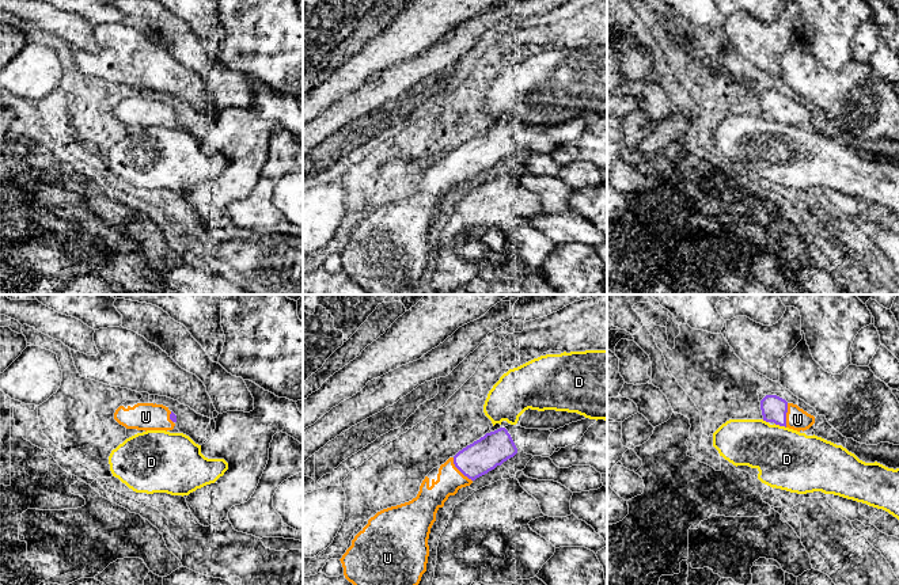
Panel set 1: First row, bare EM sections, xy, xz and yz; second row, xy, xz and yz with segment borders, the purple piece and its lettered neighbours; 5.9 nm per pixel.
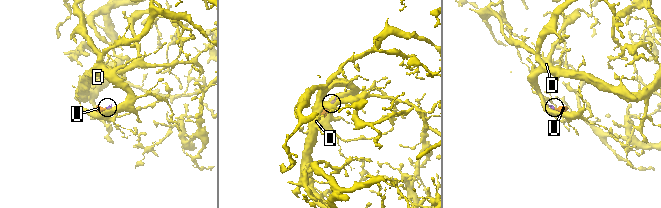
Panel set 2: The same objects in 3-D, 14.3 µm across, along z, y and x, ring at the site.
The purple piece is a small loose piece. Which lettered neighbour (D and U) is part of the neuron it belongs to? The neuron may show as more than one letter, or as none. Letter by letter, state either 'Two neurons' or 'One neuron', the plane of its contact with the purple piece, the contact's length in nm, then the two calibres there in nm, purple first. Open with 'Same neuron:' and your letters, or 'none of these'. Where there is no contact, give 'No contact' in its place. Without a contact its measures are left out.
Same neuron: U
D: Two neurons. Touches purple in yz. Shared border 80 nm. Thickness 150 nm (purple) against 360 nm
U: One neuron. Touches purple in xz. Shared border 180 nm. Thickness 200 nm (purple) against 160 nm

